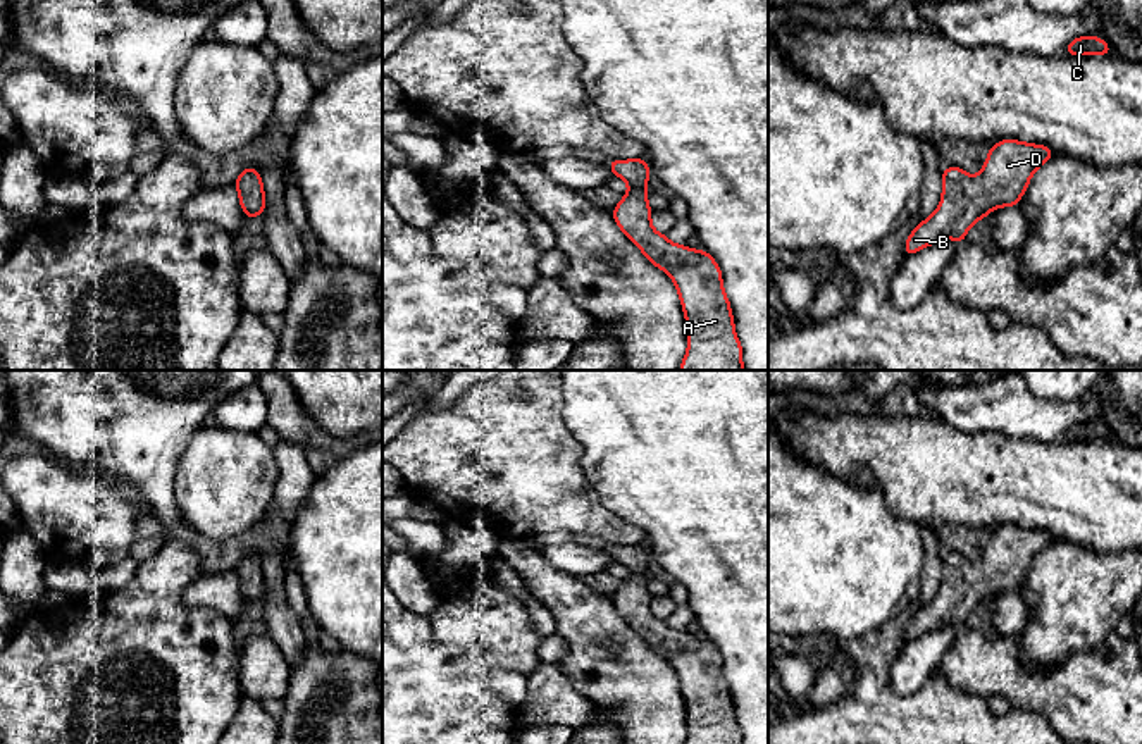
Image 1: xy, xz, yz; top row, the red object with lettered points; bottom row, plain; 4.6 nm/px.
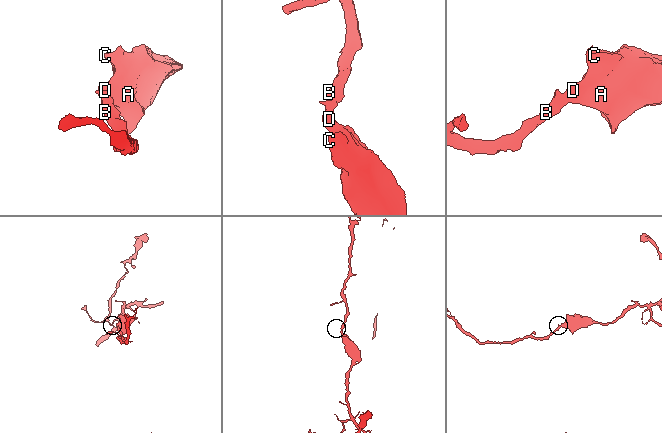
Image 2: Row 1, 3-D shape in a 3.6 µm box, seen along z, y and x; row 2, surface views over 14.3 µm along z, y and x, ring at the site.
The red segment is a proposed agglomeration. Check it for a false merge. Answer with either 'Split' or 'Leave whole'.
Leave whole

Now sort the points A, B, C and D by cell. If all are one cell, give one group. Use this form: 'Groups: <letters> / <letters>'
Groups: A B C D

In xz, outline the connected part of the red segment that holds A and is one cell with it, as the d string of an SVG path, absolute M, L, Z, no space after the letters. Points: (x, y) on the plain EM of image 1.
M646 544L608 546L610 556L629 570L627 580L611 596L620 617L646 641L646 644L665 656L673 666L687 710L687 739L684 744L742 744L732 694L722 670L722 654L704 636L673 630L665 620L651 611L653 596L648 591L646 568L651 561Z

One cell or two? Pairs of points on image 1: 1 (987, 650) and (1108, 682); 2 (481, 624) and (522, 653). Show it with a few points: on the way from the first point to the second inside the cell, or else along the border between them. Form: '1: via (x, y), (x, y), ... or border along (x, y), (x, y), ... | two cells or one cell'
1: via (1017, 679), (1020, 682), (1079, 682) | one cell
2: via (491, 624), (512, 643) | one cell

